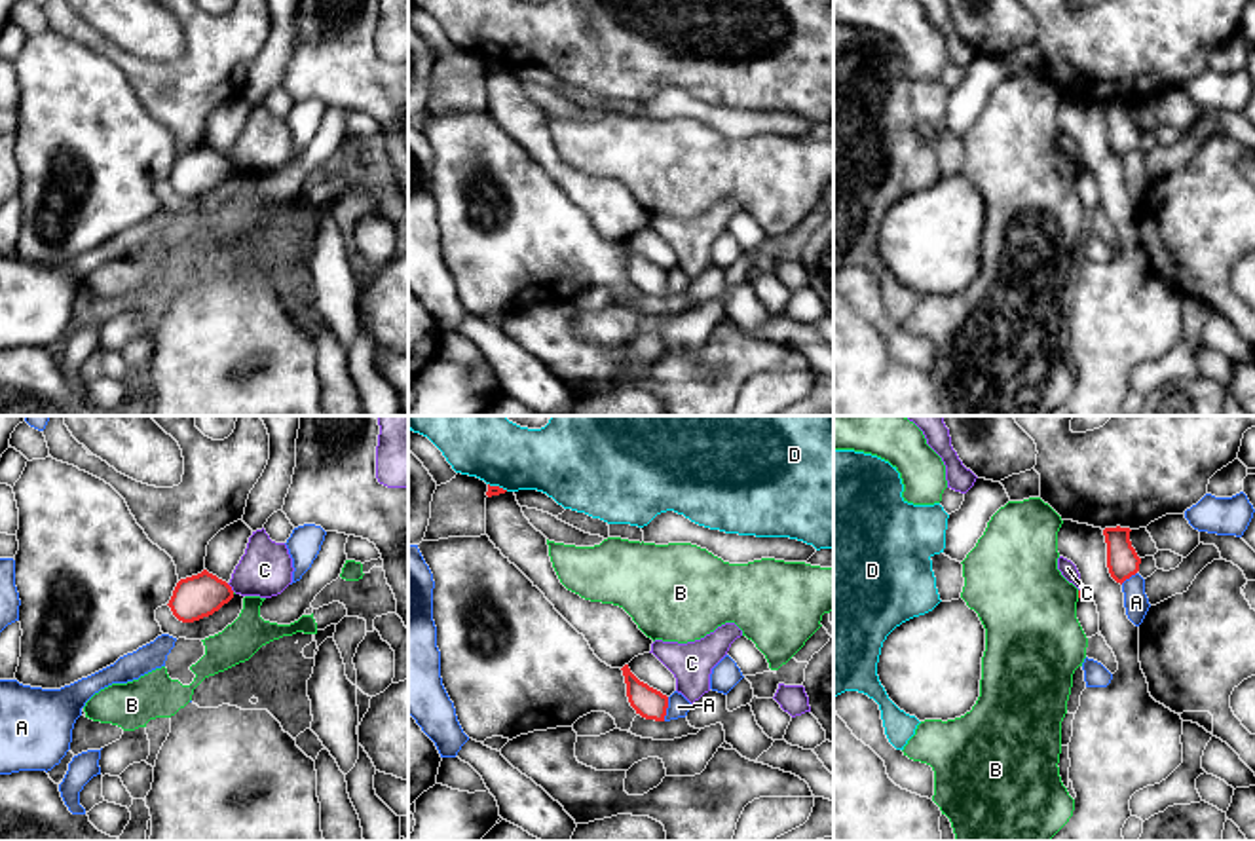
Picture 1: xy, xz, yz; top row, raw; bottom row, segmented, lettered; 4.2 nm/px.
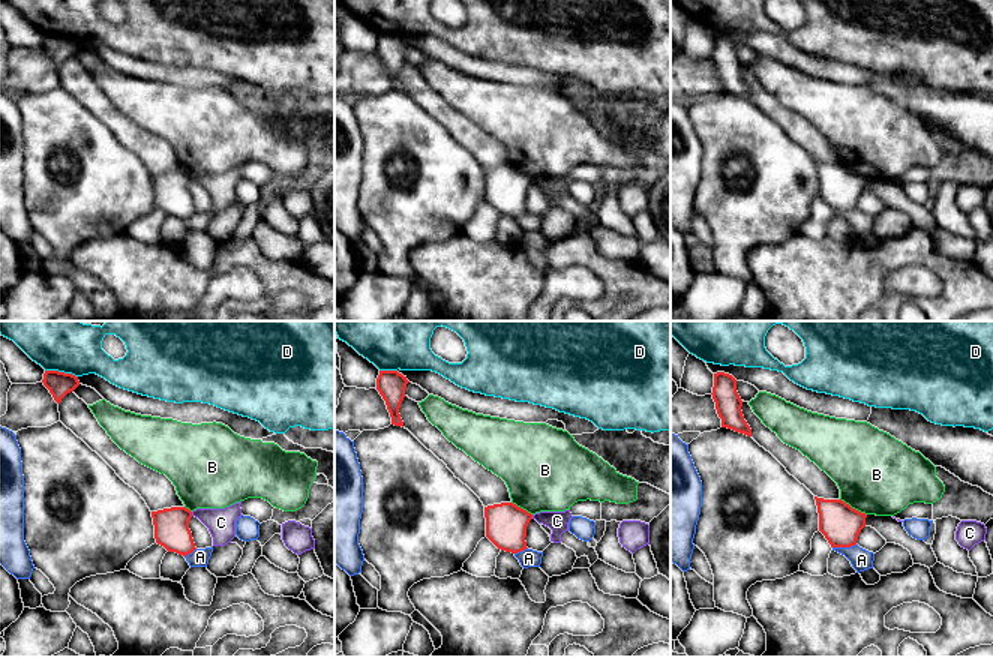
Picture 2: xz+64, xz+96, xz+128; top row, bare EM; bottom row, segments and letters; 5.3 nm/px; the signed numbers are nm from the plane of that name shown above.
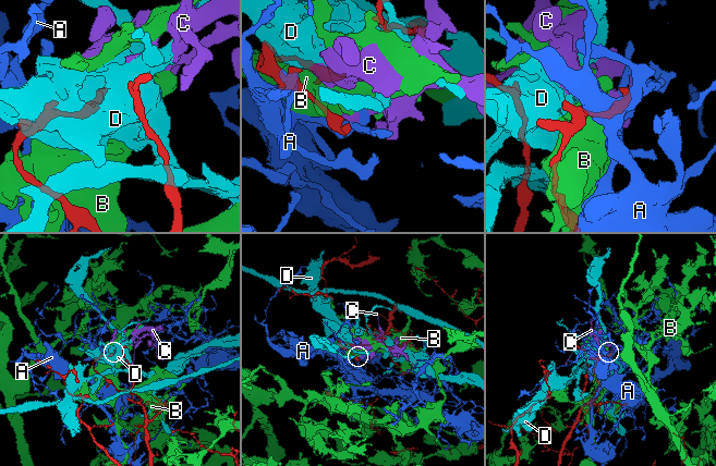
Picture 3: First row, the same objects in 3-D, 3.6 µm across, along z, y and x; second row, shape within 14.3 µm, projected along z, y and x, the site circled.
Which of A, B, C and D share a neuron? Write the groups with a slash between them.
A / B / C / D

